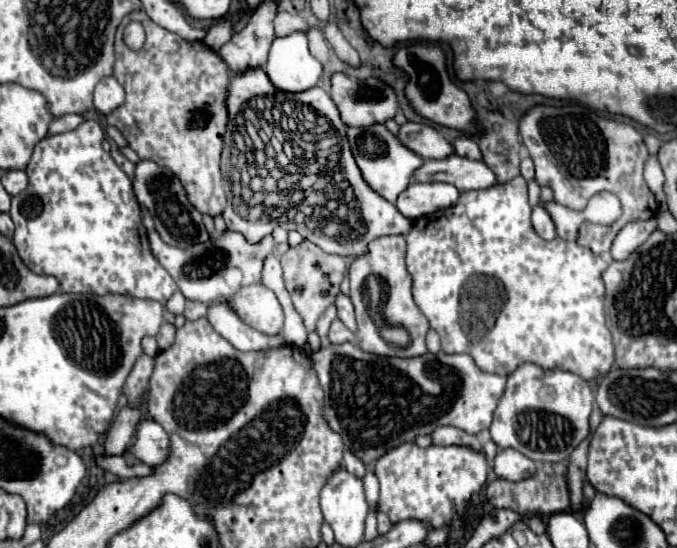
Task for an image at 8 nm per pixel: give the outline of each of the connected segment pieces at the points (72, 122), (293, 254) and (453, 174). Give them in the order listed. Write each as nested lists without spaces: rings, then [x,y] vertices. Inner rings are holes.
[[[64,114],[64,116],[58,116],[52,120],[50,124],[50,136],[52,134],[62,134],[62,132],[70,132],[74,128],[78,128],[80,124],[84,122],[84,118],[80,114]]]
[[[304,240],[302,244],[290,248],[286,254],[282,254],[280,262],[282,262],[282,270],[284,270],[284,282],[292,296],[294,308],[302,316],[306,330],[316,330],[316,322],[318,322],[320,314],[330,304],[334,304],[334,298],[340,292],[340,282],[348,270],[346,260],[338,254],[322,252],[322,248],[318,248],[314,242]]]
[[[446,156],[446,160],[424,160],[422,168],[414,172],[416,182],[446,182],[458,190],[480,190],[496,184],[492,170],[478,160],[462,156]]]

